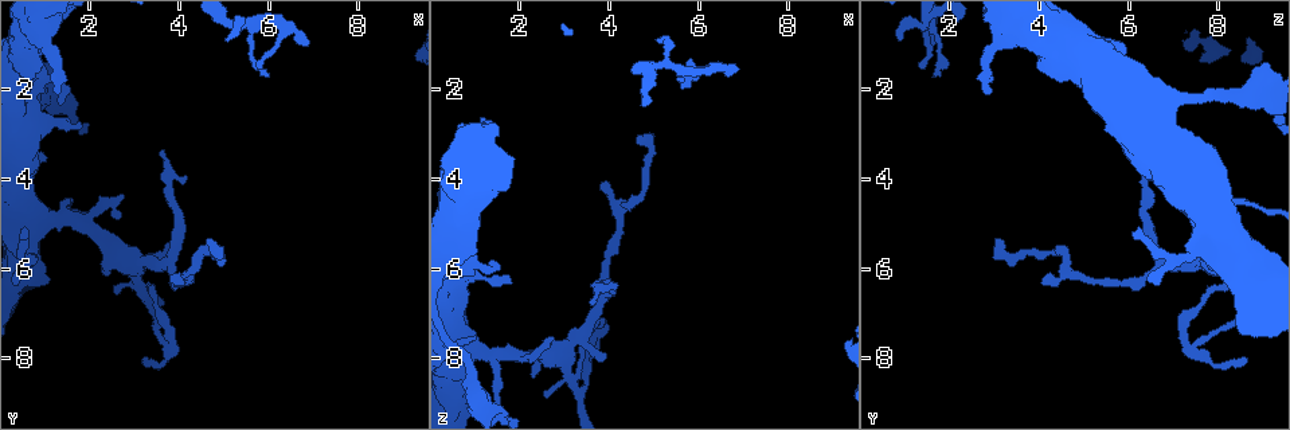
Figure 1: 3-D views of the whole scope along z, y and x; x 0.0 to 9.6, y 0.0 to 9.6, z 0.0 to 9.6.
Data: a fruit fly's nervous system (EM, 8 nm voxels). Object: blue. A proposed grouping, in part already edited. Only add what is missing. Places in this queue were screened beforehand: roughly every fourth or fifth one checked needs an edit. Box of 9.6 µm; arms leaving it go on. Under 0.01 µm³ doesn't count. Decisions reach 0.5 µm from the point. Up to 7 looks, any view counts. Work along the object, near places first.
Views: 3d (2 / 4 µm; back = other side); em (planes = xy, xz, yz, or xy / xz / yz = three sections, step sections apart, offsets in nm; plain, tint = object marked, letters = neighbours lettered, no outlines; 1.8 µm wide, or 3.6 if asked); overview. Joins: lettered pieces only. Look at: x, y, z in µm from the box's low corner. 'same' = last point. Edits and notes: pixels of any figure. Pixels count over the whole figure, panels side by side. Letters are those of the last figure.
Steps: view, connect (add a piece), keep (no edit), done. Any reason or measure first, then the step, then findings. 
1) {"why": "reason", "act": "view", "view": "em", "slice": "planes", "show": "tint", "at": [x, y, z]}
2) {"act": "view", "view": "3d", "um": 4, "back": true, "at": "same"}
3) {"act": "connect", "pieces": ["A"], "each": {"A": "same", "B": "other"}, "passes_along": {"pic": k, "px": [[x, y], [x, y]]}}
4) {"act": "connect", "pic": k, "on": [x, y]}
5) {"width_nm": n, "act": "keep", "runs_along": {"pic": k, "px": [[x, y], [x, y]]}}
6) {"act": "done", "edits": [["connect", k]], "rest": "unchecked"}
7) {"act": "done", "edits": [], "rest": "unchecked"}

{"act": "view", "view": "3d", "um": 2, "at": [5.05, 0.90, 1.00]}

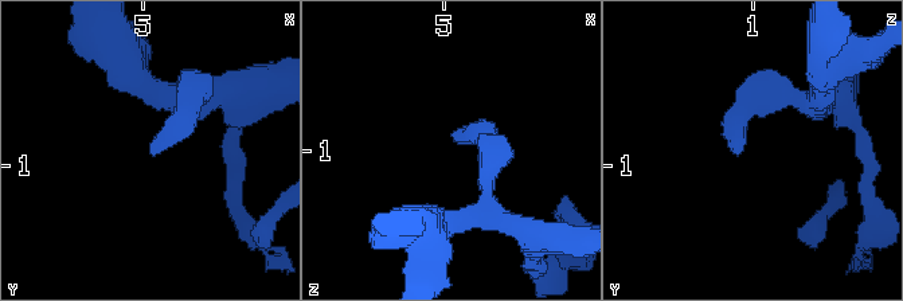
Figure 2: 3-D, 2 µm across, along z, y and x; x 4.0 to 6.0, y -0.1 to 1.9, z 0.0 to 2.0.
{"why": "shape alone is not enough", "act": "view", "view": "em", "slice": "xz", "step": 4, "show": "letters", "at": [5.08, 0.88, 0.92]}

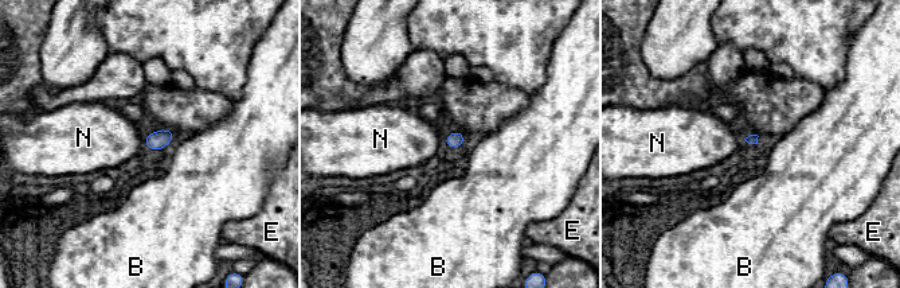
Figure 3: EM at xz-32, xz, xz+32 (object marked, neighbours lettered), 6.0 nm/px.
{"act": "view", "view": "em", "slice": "planes", "show": "letters", "at": "same"}

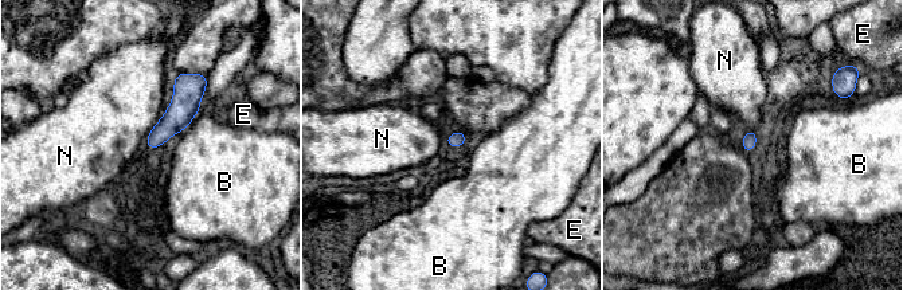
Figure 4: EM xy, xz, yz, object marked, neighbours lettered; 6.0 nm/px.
{"longest_contact_nm": ["N", 170], "act": "keep", "each": {"B": "other", "E": "other", "N": "other"}, "runs_along": {"pic": 4, "px": [[202, 82], [152, 145]]}, "found": "none of them fits"}

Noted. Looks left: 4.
{"why": "sharp bend", "act": "view", "view": "3d", "um": 2, "at": [4.95, 5.65, 3.25]}

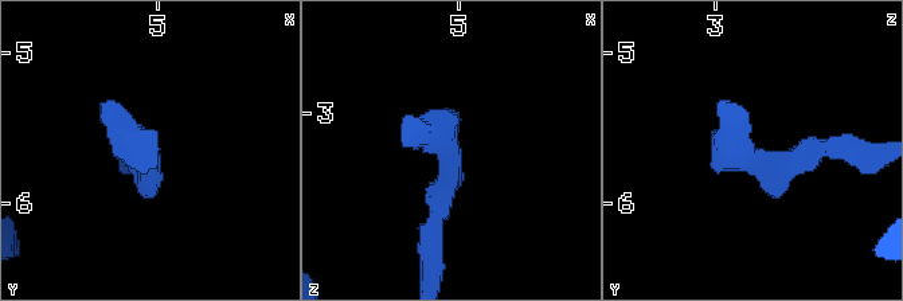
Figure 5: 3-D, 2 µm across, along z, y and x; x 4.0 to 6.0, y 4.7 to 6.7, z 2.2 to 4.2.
{"act": "view", "view": "em", "slice": "planes", "show": "letters", "at": [4.88, 5.68, 3.18]}

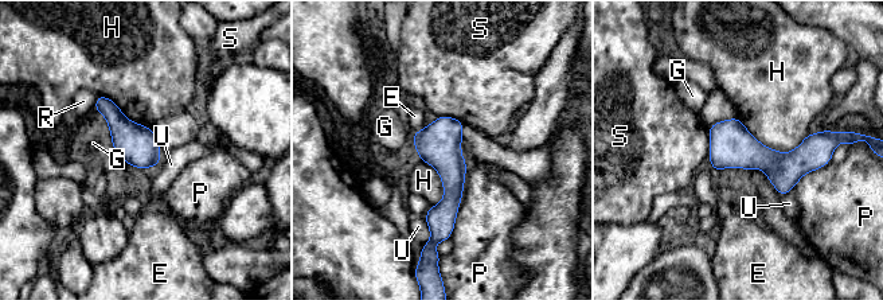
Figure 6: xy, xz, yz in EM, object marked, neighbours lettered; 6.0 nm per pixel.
{"act": "keep", "each": {"E": "other", "G": "other", "H": "other", "P": "other", "R": "other", "S": "other", "U": "other"}, "runs_along": {"pic": 6, "px": [[442, 119], [450, 203], [436, 232]]}, "found": "no lettered piece goes on from it"}

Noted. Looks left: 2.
{"why": "thick turns thin", "act": "view", "view": "3d", "um": 2, "at": [1.30, 2.70, 6.15]}

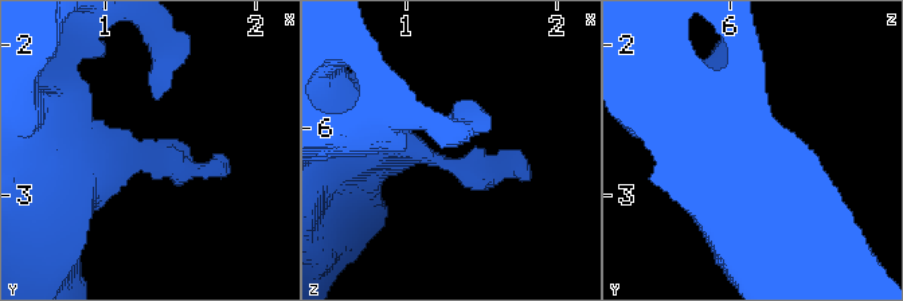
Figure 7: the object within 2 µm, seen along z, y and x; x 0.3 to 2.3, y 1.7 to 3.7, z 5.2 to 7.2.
{"act": "view", "view": "em", "slice": "planes", "show": "letters", "at": [1.26, 2.72, 6.20]}

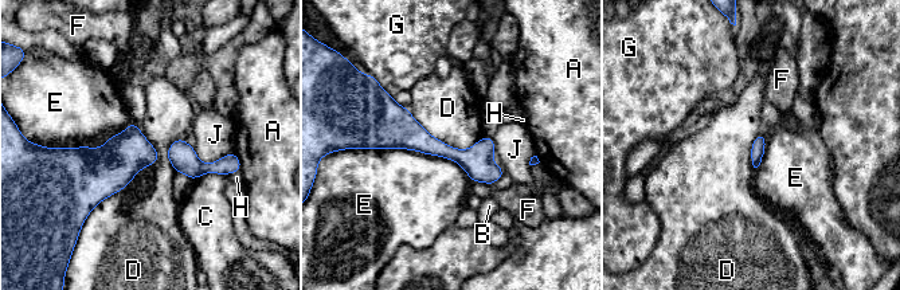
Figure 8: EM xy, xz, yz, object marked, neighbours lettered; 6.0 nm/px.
{"act": "connect", "pieces": ["H"], "each": {"A": "other", "B": "other", "C": "other", "D": "other", "E": "other", "F": "other", "G": "other", "H": "same", "J": "other"}, "found": "the neuron continues"}

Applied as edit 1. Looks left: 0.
{"act": "done", "edits": [["connect", 8]], "rest": "unchecked"}

